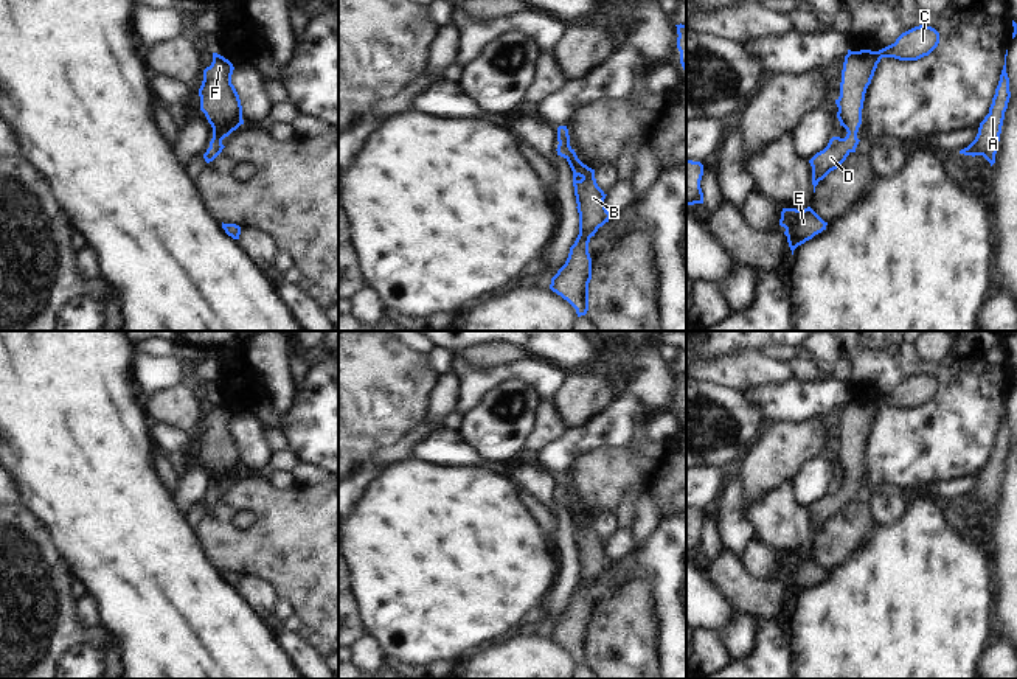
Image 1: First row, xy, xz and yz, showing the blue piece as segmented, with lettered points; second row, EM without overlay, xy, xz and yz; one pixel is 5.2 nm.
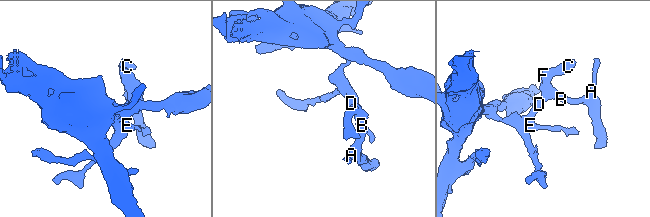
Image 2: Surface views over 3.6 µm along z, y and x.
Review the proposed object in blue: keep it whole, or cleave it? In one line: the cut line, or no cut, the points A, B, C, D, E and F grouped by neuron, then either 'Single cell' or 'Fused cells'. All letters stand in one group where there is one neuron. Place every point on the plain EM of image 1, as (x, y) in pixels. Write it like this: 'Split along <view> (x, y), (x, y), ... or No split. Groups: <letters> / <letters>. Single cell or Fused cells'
No split. Groups: A B C D E F. Single cell.

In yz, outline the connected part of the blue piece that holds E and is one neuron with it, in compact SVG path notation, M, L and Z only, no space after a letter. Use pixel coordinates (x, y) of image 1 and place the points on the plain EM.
M810 555L804 558L783 556L779 573L786 576L789 595L793 598L826 578L824 570Z

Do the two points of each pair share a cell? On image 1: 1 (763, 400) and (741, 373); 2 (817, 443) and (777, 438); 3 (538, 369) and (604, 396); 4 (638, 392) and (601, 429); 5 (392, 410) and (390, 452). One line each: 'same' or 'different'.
1: different
2: same
3: different
4: same
5: different

